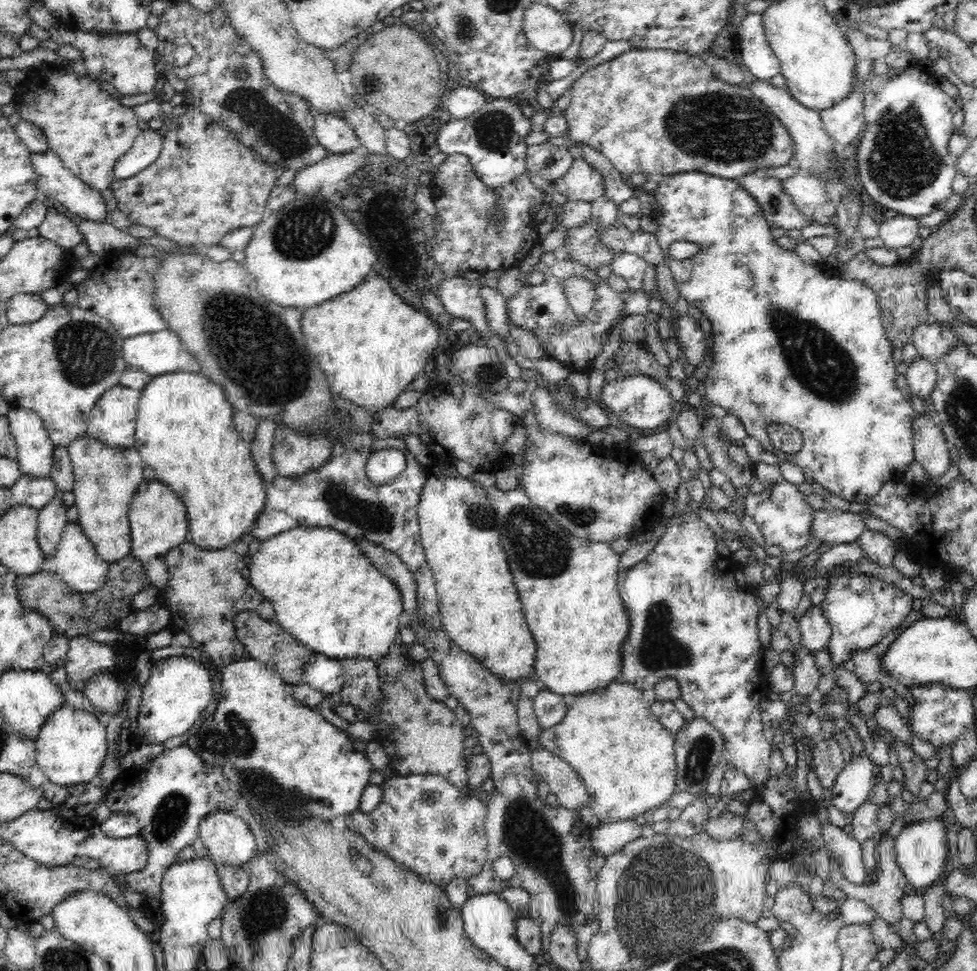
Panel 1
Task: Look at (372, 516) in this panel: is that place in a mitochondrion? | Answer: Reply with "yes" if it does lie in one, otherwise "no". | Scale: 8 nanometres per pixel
yes

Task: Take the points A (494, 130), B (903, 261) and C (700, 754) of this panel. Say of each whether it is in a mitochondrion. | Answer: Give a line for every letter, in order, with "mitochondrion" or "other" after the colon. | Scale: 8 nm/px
A: mitochondrion
B: other
C: mitochondrion

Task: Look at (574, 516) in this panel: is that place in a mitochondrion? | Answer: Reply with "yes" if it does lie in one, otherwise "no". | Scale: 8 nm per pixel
yes

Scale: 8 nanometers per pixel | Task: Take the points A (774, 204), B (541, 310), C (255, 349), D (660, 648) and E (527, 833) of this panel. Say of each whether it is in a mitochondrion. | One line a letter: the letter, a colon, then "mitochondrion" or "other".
A: mitochondrion
B: other
C: mitochondrion
D: mitochondrion
E: mitochondrion

